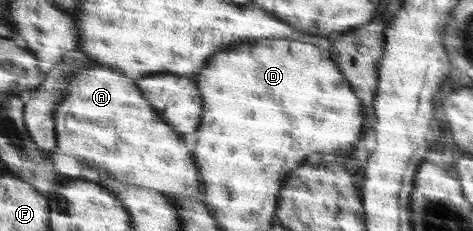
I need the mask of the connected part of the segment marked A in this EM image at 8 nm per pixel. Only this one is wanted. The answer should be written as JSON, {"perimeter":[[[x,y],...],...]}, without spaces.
{"perimeter":[[[88,67],[74,71],[63,99],[55,108],[53,125],[57,152],[74,156],[82,165],[97,168],[119,183],[161,191],[172,197],[194,196],[196,200],[204,200],[200,170],[188,136],[180,134],[153,109],[137,86],[137,79],[128,78],[110,67]]]}

